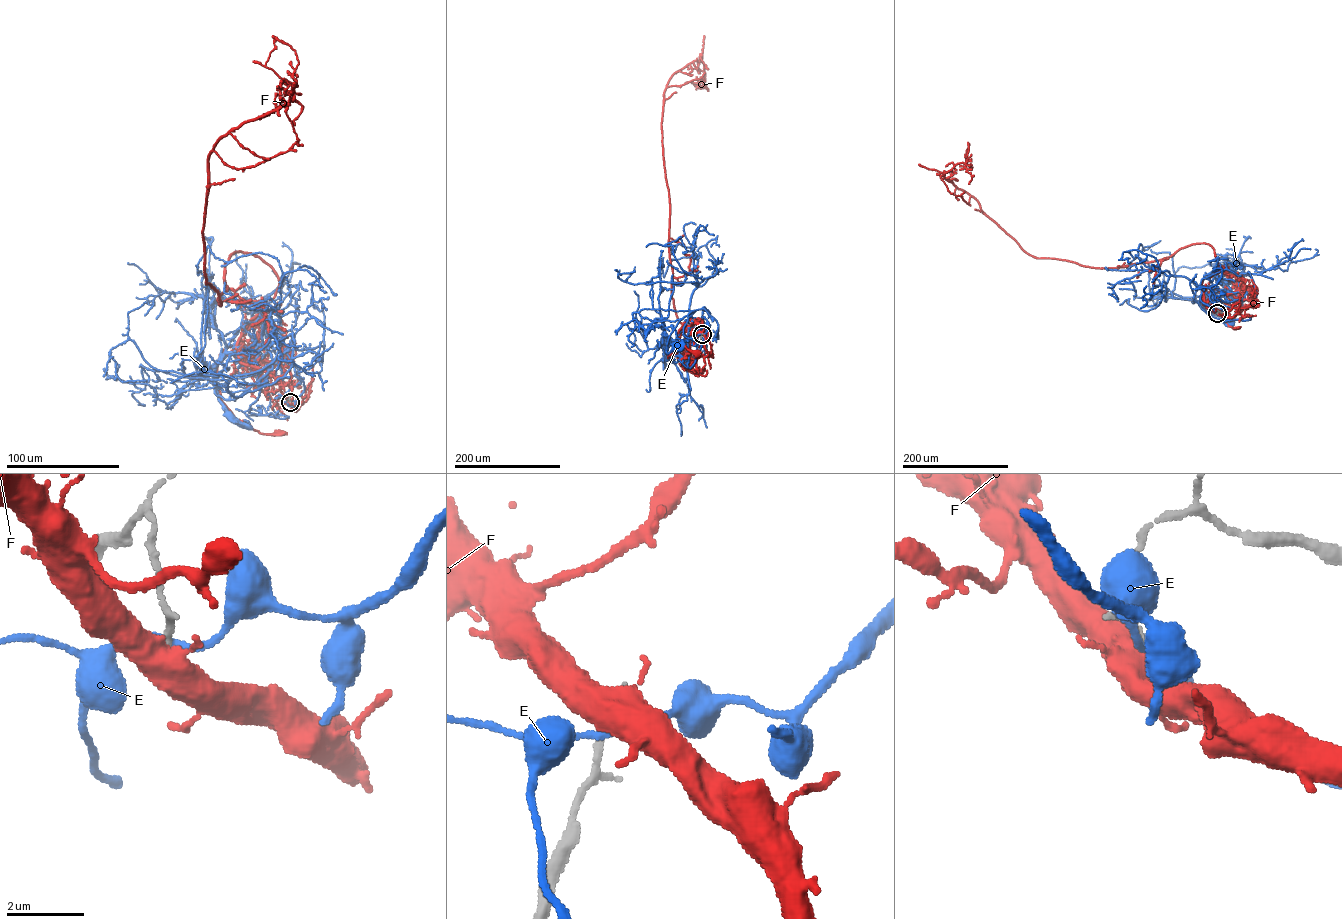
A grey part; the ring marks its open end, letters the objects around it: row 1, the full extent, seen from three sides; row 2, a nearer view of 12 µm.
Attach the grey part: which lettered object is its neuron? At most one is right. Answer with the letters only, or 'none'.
F

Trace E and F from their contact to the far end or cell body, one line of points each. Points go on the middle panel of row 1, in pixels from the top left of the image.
E: (702, 334), (709, 329), (708, 321), (704, 317), (690, 317), (666, 351), (669, 353), (680, 347)
F: (702, 334), (697, 324), (682, 327), (678, 332), (677, 352), (668, 357), (682, 343), (697, 355)

